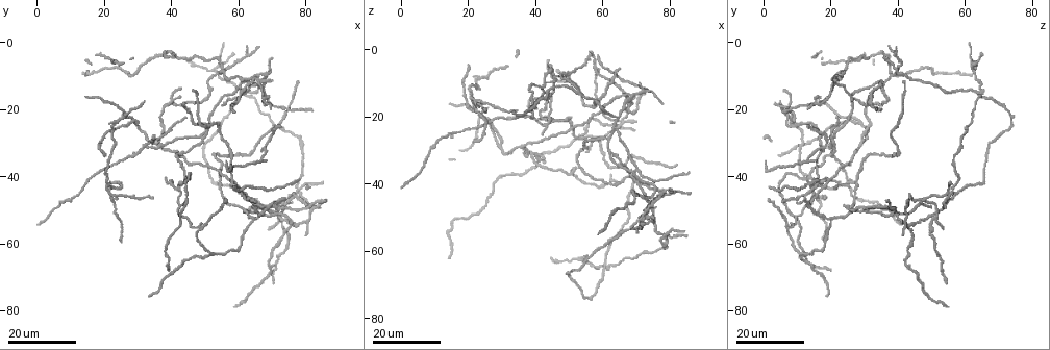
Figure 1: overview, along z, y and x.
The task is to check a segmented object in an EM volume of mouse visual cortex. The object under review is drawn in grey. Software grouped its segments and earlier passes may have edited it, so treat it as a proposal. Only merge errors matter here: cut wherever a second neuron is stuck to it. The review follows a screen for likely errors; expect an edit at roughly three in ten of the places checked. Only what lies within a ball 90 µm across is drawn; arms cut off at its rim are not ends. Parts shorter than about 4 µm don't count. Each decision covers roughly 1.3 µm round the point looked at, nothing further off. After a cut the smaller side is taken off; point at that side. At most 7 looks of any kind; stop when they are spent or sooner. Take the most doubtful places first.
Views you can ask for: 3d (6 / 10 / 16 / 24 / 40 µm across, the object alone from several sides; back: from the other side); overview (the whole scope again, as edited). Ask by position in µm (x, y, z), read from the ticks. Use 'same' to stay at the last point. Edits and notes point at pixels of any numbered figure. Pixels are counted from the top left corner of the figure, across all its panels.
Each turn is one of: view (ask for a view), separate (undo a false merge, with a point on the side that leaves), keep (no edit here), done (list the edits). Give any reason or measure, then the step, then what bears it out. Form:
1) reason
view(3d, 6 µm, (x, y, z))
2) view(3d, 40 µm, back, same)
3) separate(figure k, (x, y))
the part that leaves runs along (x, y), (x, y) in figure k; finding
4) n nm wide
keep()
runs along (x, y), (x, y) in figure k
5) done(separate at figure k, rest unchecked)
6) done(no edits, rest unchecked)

two arms in line, one across
view(3d, 24 µm, (49.5, 55.0, 7.5))

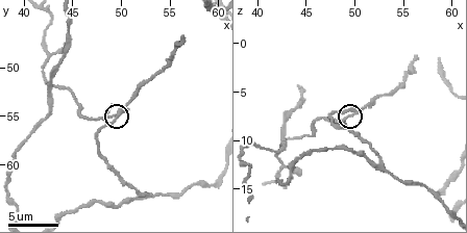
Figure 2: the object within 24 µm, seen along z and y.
closer look
view(3d, 6 µm, same)

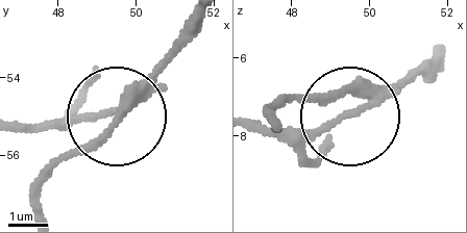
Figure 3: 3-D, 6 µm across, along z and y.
view(3d, 6 µm, back, same)

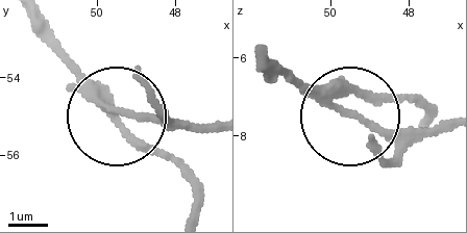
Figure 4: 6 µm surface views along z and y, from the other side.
separate(figure 4, (138, 120))
the part that leaves runs along (93, 98), (210, 128) in figure 4; two neurons meet here

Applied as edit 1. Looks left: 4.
view(overview)

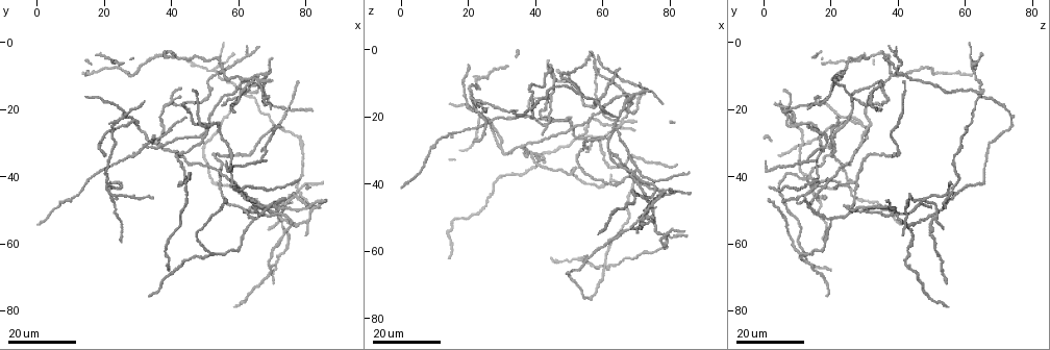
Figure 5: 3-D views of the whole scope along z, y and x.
branch point
view(3d, 24 µm, (56.5, 15.5, 26.0))

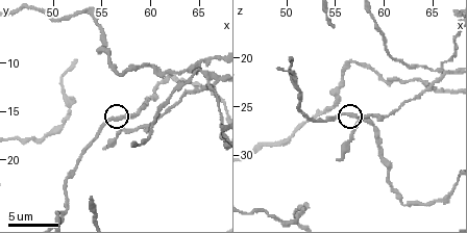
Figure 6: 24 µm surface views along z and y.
view(3d, 10 µm, (56.8, 15.6, 26.0))

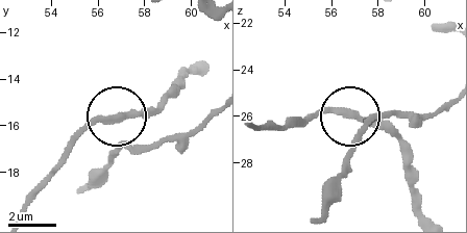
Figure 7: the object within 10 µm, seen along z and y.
side arm 41 µm; 3 arms
keep()
all the same neuron

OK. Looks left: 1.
done(separate at figure 4, rest unchecked)

